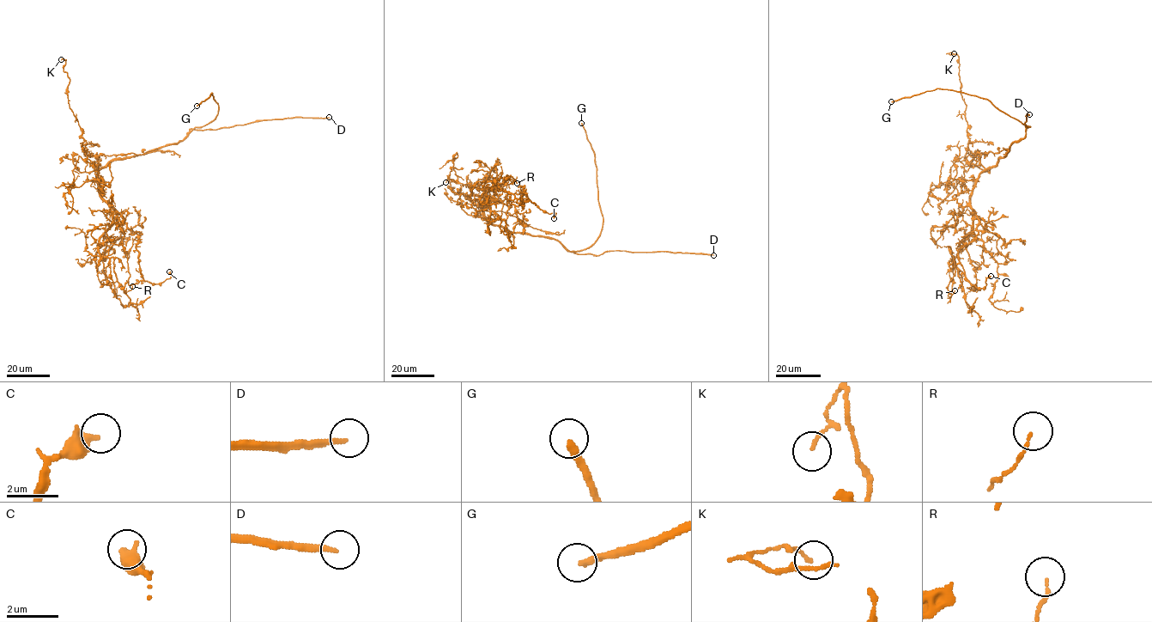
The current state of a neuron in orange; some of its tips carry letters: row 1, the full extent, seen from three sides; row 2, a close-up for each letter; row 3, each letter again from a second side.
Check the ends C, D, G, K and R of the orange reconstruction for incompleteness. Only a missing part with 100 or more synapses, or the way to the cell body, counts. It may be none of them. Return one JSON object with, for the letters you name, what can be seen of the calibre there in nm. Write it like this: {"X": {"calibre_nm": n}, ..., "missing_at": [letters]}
{"D": {"calibre_nm": 170}, "G": {"calibre_nm": 240}, "missing_at": ["D", "G"]}

